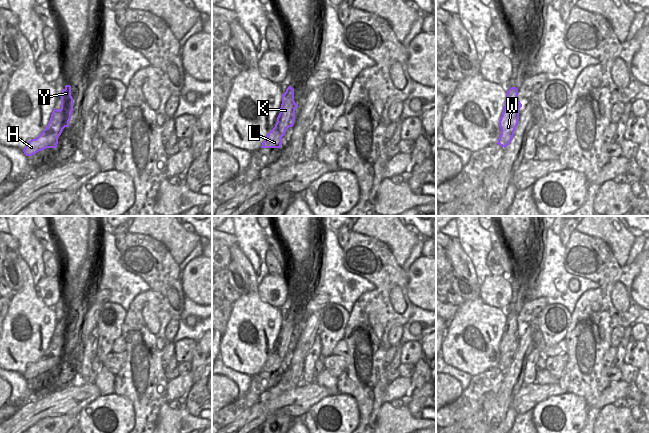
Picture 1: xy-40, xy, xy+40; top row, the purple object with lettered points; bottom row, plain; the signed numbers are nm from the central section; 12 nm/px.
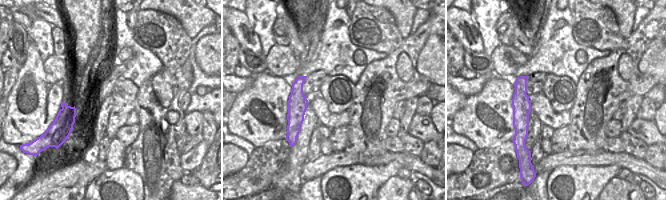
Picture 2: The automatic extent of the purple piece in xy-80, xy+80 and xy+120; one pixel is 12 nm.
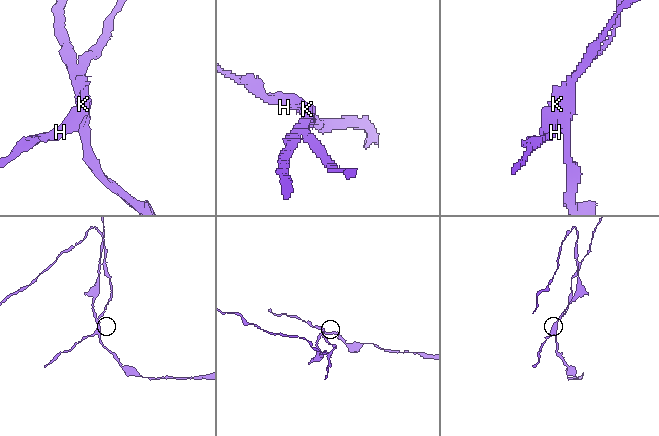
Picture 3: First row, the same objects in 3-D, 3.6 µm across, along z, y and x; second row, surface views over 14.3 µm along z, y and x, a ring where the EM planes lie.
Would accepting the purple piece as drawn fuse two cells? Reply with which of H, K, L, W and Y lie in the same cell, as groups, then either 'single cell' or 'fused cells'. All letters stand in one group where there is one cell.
H K L Y / W | fused cells

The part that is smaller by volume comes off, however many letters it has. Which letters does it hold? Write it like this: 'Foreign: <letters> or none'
Foreign: H, K, L, Y

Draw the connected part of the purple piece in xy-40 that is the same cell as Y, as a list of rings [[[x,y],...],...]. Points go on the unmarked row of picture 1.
[[[66,309],[61,318],[61,333],[53,334],[50,345],[43,356],[36,362],[30,364],[23,376],[26,380],[32,380],[46,372],[56,372],[58,368],[58,356],[63,340],[71,340],[73,335],[73,322],[71,310]]]

